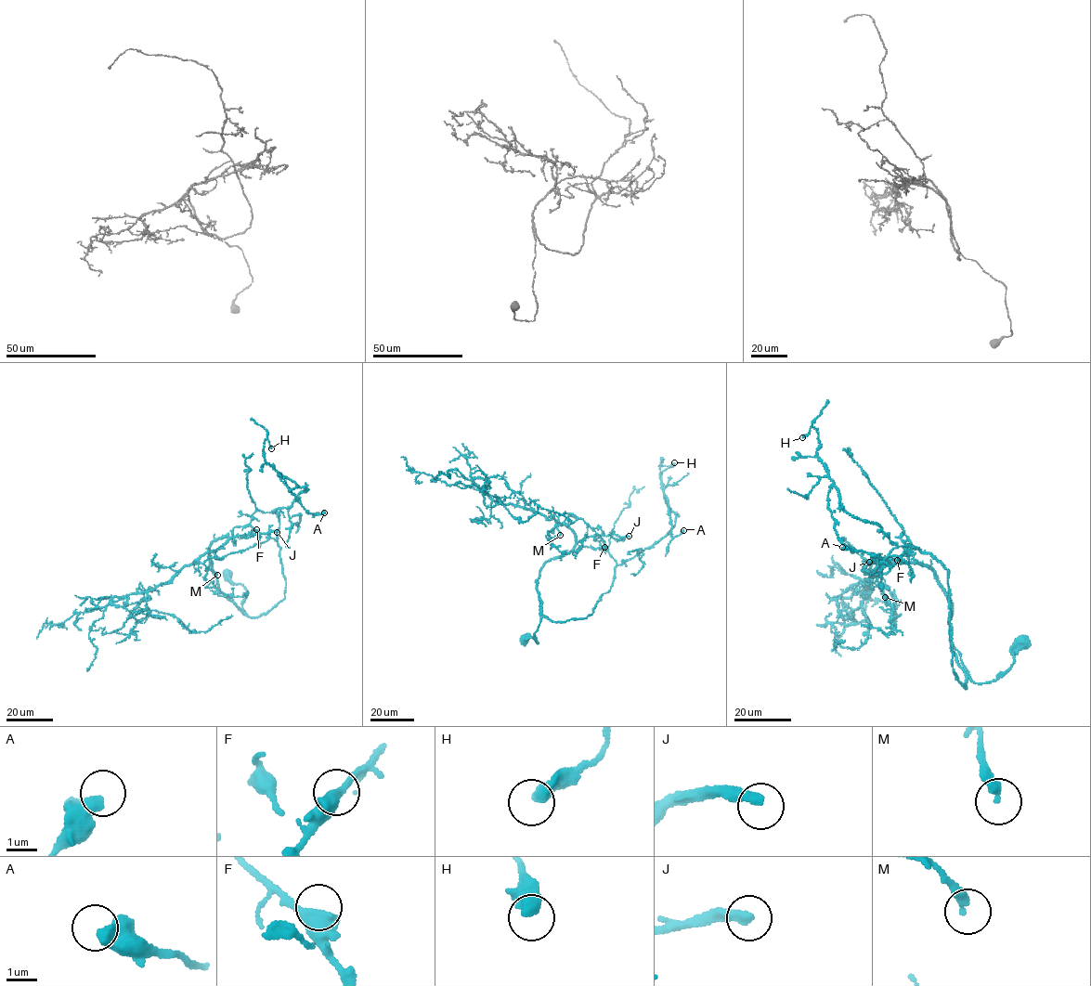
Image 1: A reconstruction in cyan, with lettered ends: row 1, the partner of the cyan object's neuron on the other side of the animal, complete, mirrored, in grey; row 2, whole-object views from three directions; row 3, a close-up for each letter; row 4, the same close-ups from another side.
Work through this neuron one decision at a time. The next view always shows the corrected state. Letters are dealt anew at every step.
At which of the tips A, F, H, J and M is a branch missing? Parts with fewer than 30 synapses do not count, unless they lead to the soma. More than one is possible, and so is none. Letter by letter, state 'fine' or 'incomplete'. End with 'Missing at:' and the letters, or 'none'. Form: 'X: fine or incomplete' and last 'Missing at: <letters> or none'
A: fine
F: fine
H: fine
J: incomplete
M: fine
Missing at: J

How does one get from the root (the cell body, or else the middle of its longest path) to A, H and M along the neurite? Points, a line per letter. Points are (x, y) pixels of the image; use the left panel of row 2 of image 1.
A: (226, 575), (244, 615), (227, 598), (266, 615), (285, 589), (273, 512), (308, 489), (283, 477), (324, 512)
H: (226, 575), (244, 615), (225, 595), (253, 617), (284, 598), (273, 512), (308, 489), (271, 448)
M: (226, 575), (246, 590), (244, 615), (220, 590), (209, 558), (210, 545), (227, 537), (211, 552), (217, 575)

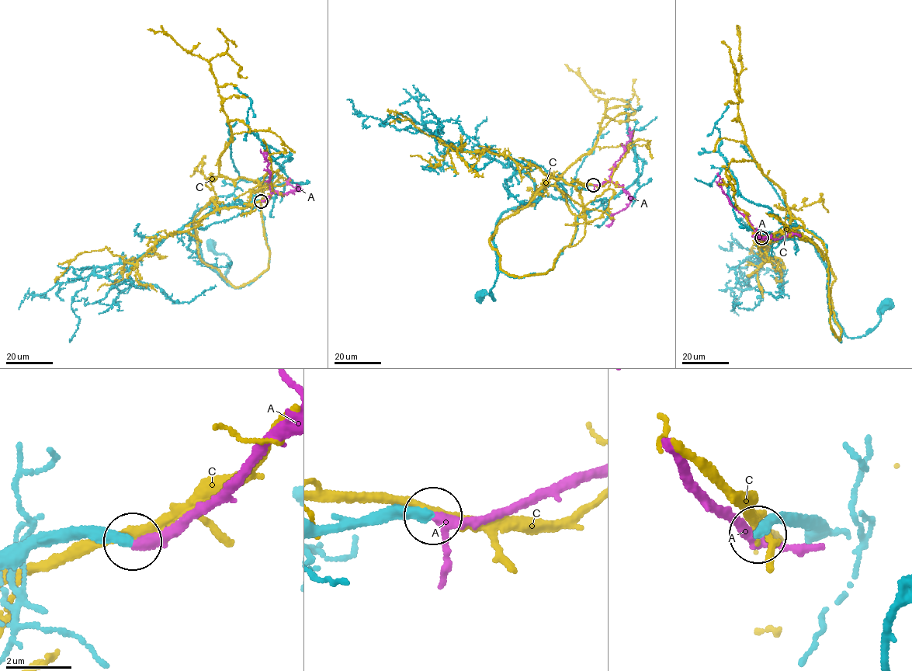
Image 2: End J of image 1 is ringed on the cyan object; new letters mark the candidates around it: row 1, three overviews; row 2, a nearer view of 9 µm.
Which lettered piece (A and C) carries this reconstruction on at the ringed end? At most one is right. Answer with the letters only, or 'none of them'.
A

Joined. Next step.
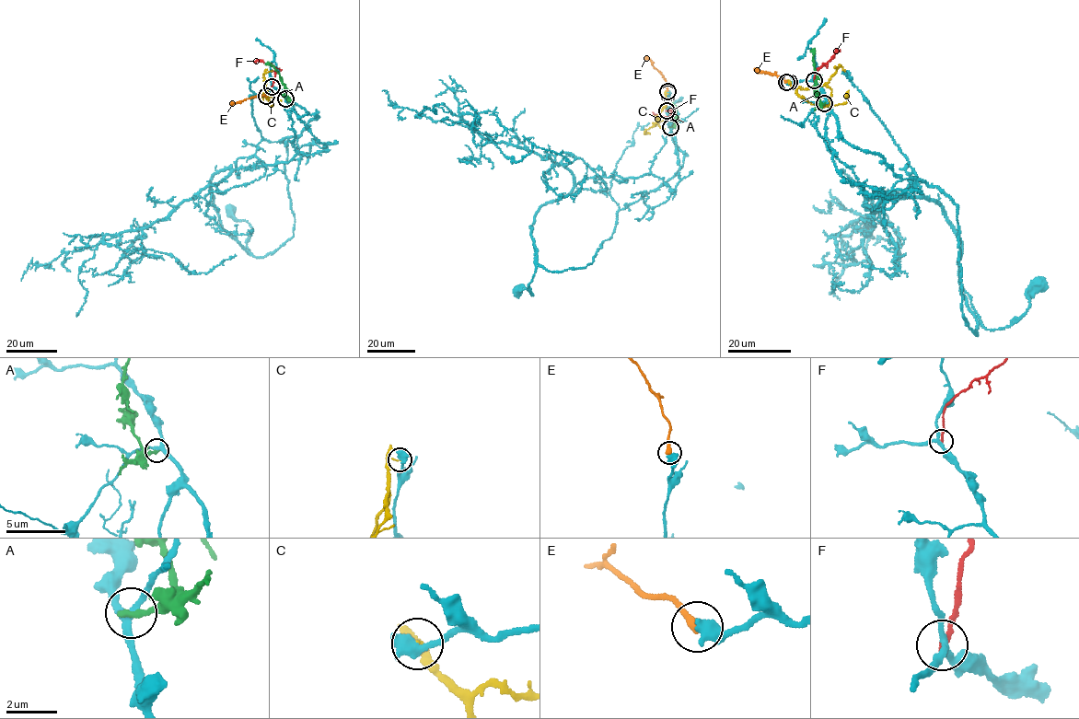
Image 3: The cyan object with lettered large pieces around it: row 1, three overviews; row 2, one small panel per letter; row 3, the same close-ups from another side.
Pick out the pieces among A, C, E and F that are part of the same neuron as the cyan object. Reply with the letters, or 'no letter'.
E

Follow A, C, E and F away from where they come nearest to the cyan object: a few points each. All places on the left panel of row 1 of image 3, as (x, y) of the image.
A: (285, 98), (288, 97), (279, 73), (265, 63)
C: (267, 96), (272, 105), (264, 103), (262, 88)
E: (266, 96), (258, 95), (230, 105)
F: (272, 86), (275, 67), (262, 61), (253, 62)

